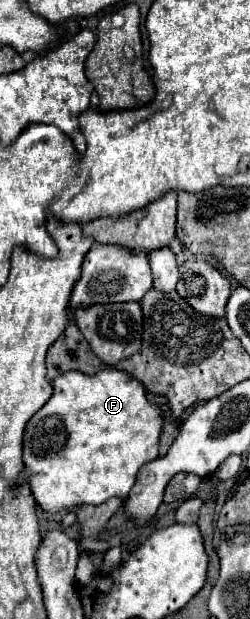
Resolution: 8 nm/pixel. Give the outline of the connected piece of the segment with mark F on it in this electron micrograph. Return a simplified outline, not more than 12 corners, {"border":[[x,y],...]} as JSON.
{"border":[[76,370],[26,424],[50,514],[126,498],[160,408],[126,372]]}

